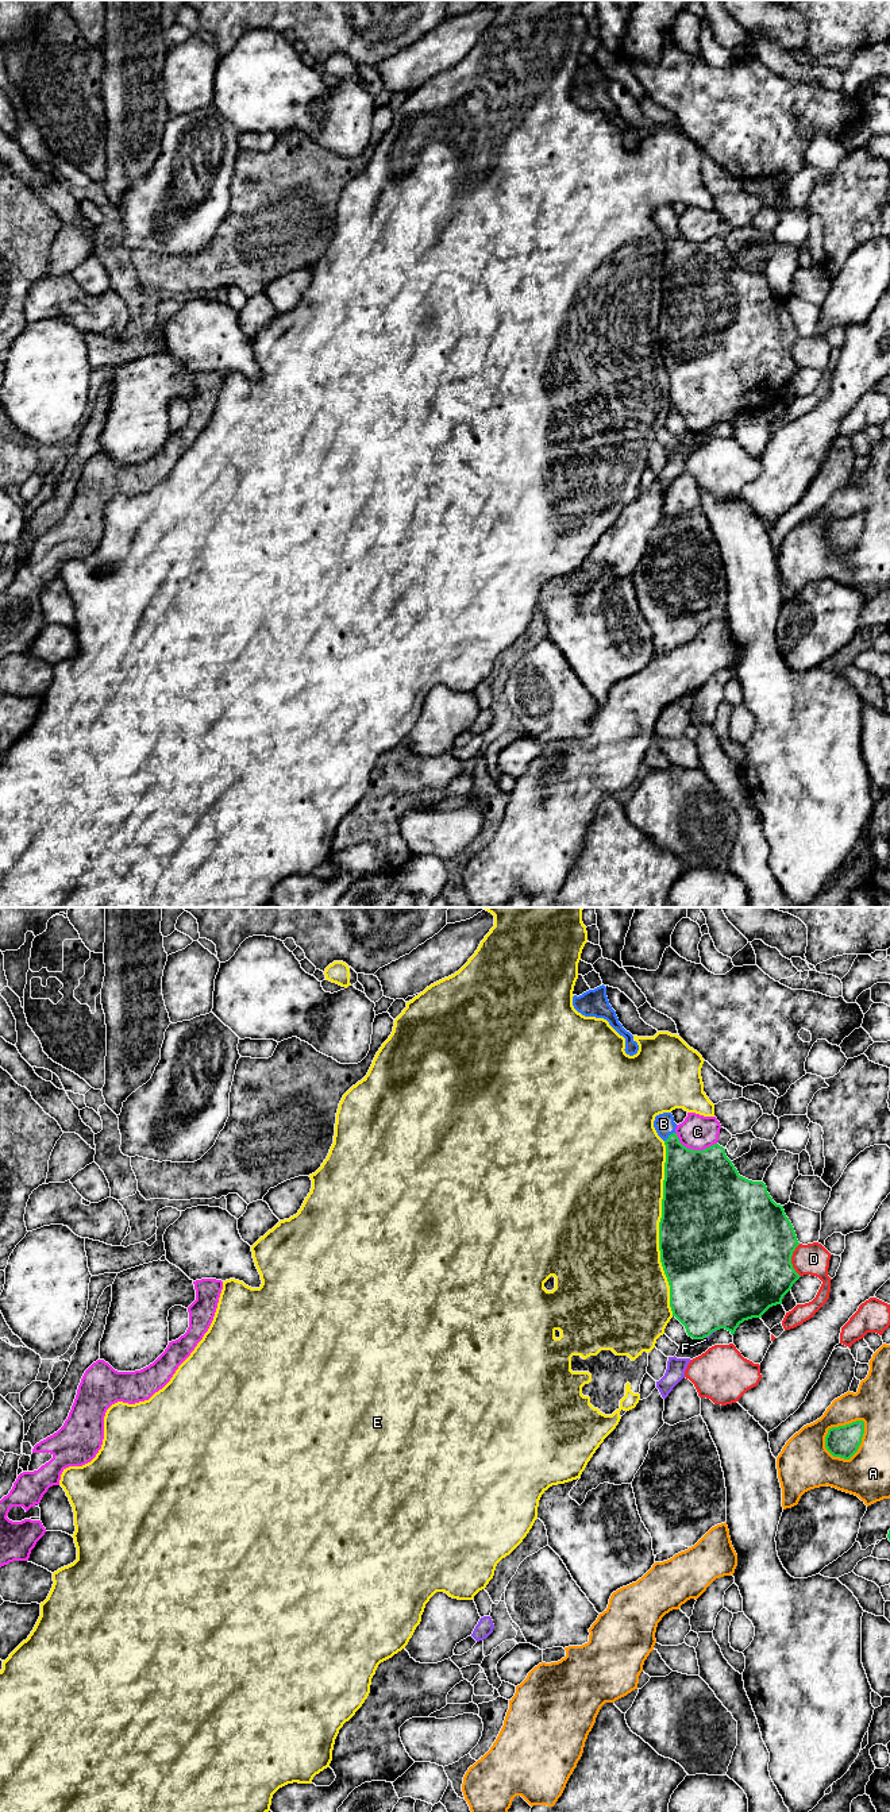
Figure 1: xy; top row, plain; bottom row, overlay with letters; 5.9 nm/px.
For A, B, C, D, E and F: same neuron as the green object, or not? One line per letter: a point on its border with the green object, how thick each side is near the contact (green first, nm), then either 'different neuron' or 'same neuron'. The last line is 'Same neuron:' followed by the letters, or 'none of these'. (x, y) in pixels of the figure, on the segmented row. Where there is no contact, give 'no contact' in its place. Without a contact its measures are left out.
A: xy (836, 1427) | 190/260 nm | different neuron
B: xy (669, 1136) | 280/120 nm | same neuron
C: xy (692, 1149) | 480/200 nm | different neuron
D: xy (790, 1260) | 500/190 nm | different neuron
E: xy (659, 1229) | 500/500 nm | different neuron
F: xy (708, 1336) | 440/30 nm | different neuron
Same neuron: B

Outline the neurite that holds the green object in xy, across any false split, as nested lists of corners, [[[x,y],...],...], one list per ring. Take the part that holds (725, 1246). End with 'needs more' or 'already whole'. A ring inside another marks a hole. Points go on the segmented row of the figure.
[[[663,1113],[655,1117],[654,1127],[666,1145],[662,1218],[659,1222],[659,1250],[660,1262],[670,1285],[670,1307],[675,1316],[686,1329],[693,1339],[704,1339],[713,1331],[725,1329],[732,1335],[744,1321],[762,1318],[762,1315],[773,1306],[782,1304],[783,1296],[791,1289],[793,1284],[801,1277],[791,1264],[791,1256],[800,1245],[794,1227],[785,1214],[783,1206],[777,1204],[763,1181],[752,1181],[739,1175],[732,1161],[727,1157],[725,1149],[714,1144],[704,1150],[687,1149],[679,1142],[675,1133],[677,1123],[671,1113]]]; needs more

